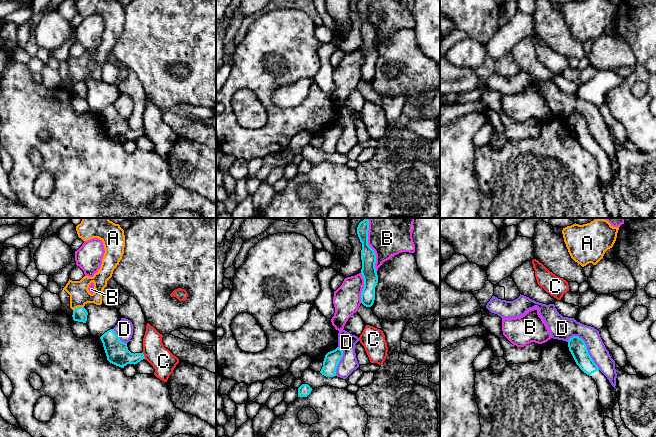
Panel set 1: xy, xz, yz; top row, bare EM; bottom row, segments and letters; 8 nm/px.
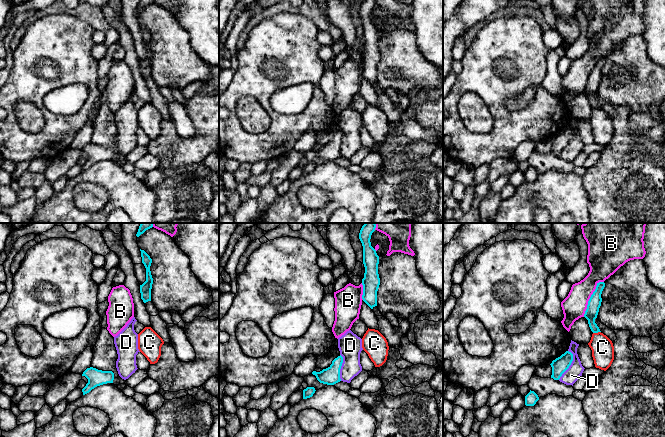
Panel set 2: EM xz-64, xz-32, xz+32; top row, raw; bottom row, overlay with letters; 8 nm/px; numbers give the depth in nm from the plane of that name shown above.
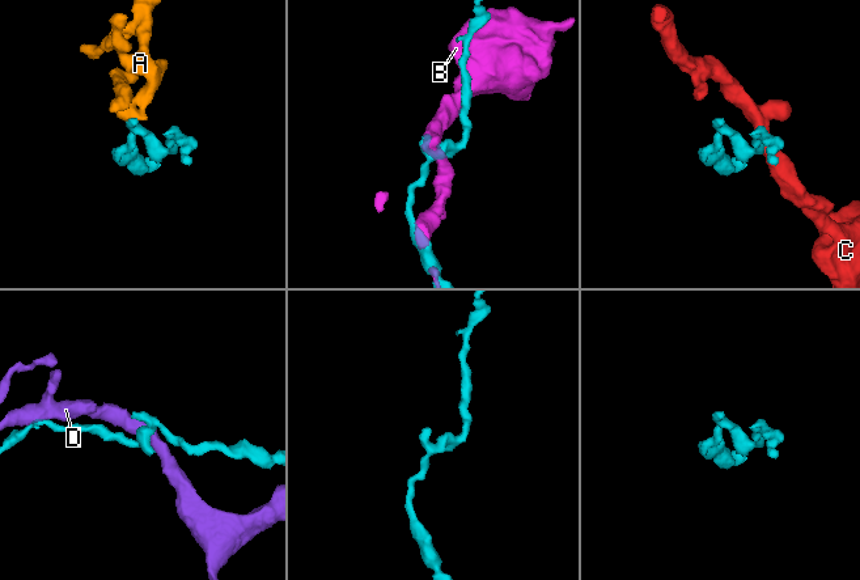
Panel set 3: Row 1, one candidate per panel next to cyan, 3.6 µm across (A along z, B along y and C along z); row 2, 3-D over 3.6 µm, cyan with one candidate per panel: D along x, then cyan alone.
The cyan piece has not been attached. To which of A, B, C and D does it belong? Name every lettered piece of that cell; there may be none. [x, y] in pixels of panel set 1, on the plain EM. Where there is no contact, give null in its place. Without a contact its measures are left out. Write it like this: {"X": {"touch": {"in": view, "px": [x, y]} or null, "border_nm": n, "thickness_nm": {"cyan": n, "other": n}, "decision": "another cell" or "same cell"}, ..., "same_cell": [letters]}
{"A": {"touch": {"in": "xy", "px": [78, 83]}, "border_nm": 90, "thickness_nm": {"cyan": 110, "other": 160}, "decision": "another cell"}, "B": {"touch": {"in": "xz", "px": [371, 24]}, "border_nm": 400, "thickness_nm": {"cyan": 120, "other": 280}, "decision": "another cell"}, "C": {"touch": {"in": "xy", "px": [143, 131]}, "border_nm": 60, "thickness_nm": {"cyan": 180, "other": 190}, "decision": "another cell"}, "D": {"touch": {"in": "yz", "px": [586, 125]}, "border_nm": 360, "thickness_nm": {"cyan": 140, "other": 190}, "decision": "another cell"}, "same_cell": []}

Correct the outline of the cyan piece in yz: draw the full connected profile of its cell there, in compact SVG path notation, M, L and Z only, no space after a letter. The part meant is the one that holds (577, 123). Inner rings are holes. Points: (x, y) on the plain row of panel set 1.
M573 112L568 117L568 123L579 144L596 158L599 169L599 180L602 185L613 187L617 169L614 167L607 153L599 146L590 133L585 118L578 112Z

